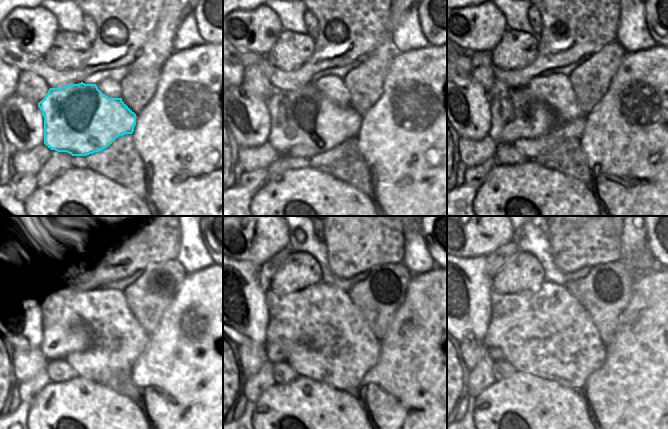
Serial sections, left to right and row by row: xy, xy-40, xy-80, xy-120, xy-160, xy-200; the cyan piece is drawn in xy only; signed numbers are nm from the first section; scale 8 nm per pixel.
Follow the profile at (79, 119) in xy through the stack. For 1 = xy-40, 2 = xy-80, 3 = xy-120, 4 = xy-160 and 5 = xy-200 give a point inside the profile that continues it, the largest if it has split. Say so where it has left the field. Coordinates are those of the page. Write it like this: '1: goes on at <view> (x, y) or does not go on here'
1: goes on at xy-40 (303, 122)
2: goes on at xy-80 (518, 114)
3: goes on at xy-120 (58, 343)
4: goes on at xy-160 (275, 353)
5: goes on at xy-200 (496, 354)

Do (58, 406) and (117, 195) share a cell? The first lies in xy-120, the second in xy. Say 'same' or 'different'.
same

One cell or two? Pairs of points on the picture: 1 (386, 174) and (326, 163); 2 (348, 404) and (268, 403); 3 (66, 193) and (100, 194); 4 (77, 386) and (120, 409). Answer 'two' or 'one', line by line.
1: two
2: one
3: one
4: one

